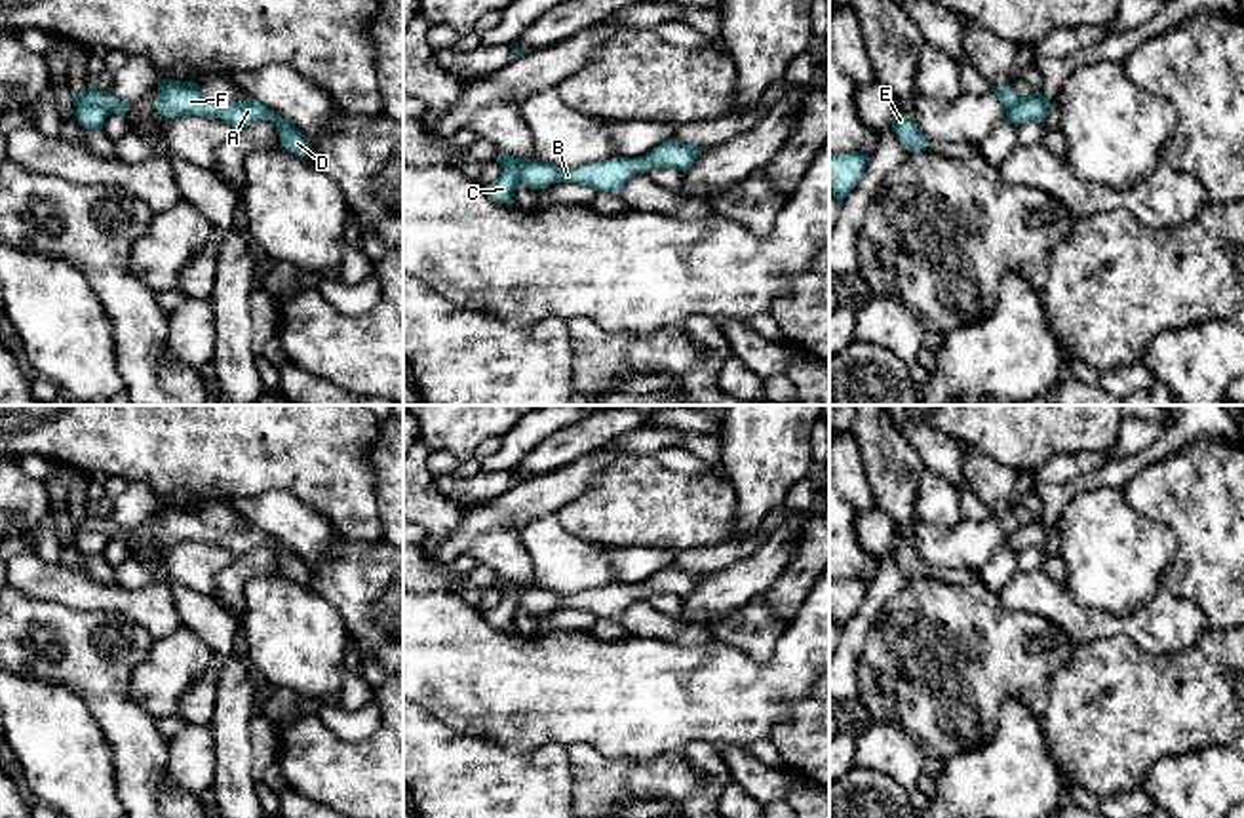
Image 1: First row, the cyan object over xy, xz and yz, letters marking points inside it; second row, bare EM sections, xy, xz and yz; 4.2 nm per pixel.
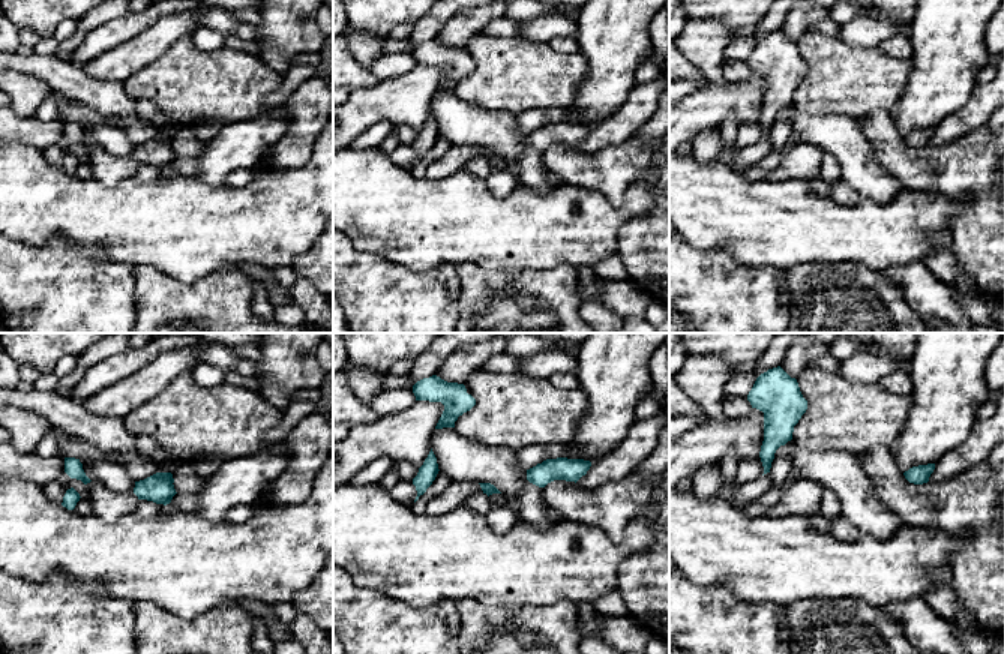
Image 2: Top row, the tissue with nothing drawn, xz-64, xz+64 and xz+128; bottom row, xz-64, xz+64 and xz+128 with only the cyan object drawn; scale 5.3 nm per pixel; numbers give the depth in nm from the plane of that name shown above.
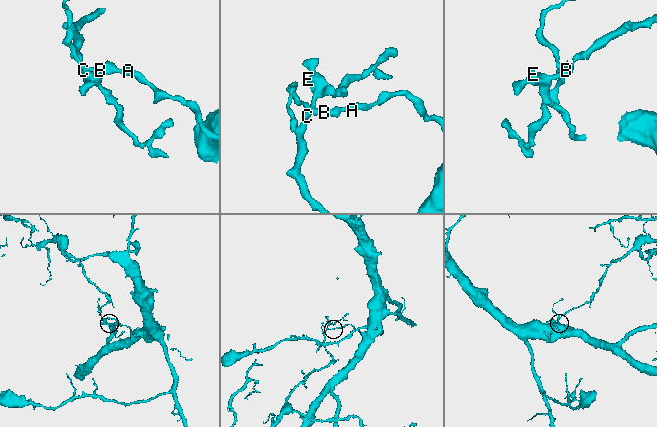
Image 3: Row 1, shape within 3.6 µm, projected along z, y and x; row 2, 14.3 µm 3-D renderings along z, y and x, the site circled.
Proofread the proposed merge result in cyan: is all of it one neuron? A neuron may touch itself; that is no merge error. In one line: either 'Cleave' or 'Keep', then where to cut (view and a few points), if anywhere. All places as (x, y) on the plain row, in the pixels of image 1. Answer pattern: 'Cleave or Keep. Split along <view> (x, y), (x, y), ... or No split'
Cleave. Split along xy (77, 531), (97, 531), (107, 541)

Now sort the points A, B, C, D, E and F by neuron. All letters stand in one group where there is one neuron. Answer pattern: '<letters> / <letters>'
A B D F / C E

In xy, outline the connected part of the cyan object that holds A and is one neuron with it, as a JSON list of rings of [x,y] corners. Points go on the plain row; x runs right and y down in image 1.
[[[162,504],[158,517],[156,536],[160,542],[209,540],[228,548],[236,557],[257,546],[272,546],[278,552],[282,573],[287,578],[308,584],[312,576],[312,569],[302,557],[257,525],[245,523],[242,529],[223,531],[207,525],[198,510],[171,504]]]

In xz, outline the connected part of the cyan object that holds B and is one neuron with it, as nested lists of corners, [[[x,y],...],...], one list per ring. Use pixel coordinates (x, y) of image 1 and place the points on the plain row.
[[[673,565],[664,567],[651,578],[639,584],[614,582],[595,590],[586,590],[576,595],[559,595],[552,590],[531,584],[523,594],[519,607],[529,614],[538,616],[555,609],[580,609],[597,618],[620,620],[624,611],[637,599],[651,594],[673,594],[685,597],[694,590],[706,573],[692,573]]]

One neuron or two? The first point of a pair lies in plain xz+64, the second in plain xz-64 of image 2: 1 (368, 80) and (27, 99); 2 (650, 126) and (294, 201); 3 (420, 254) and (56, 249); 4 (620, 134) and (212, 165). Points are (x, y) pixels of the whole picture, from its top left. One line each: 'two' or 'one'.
1: one
2: two
3: two
4: one

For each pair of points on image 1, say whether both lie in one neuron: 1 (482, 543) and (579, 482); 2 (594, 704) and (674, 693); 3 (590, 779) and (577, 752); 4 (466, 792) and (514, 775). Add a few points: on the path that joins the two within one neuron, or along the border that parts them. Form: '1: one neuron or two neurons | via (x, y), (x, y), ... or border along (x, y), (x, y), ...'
1: one neuron | via (505, 518), (522, 503), (554, 489)
2: one neuron | via (613, 699), (655, 697)
3: one neuron | via (590, 773), (583, 758)
4: one neuron | via (478, 792), (497, 792), (503, 786)

